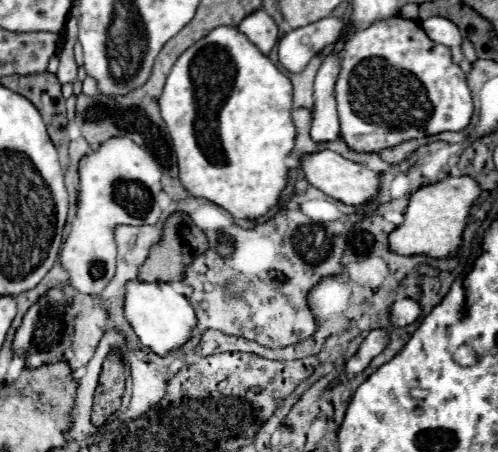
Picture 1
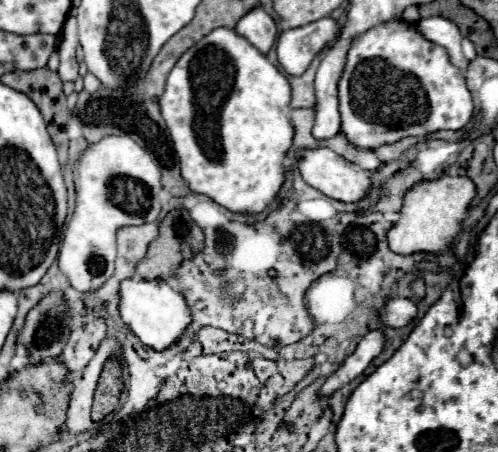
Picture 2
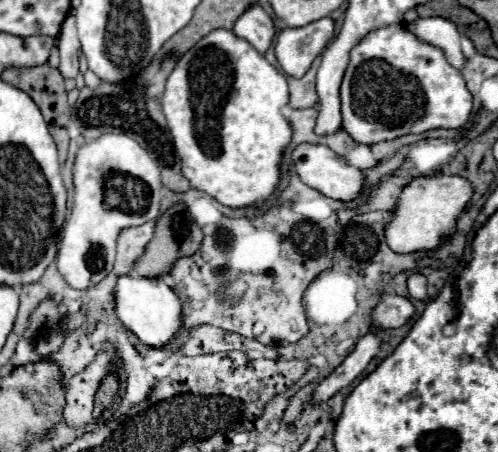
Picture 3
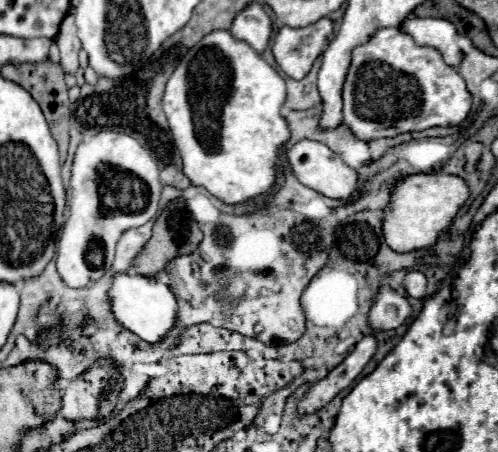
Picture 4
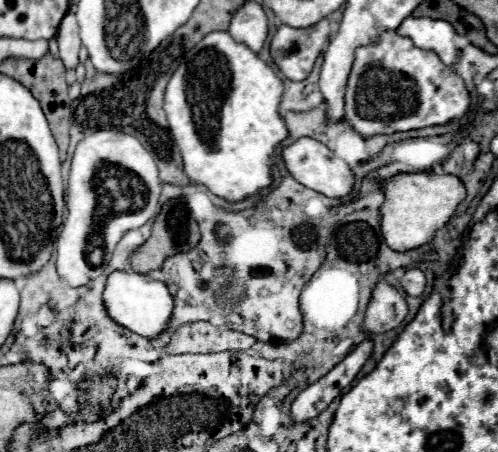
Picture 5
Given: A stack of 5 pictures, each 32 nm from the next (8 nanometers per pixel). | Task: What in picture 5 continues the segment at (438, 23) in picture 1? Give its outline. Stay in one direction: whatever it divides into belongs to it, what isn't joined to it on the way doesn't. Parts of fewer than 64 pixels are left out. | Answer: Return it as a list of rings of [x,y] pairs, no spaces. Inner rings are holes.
[[[408,16],[396,32],[400,36],[408,36],[418,48],[434,52],[446,66],[452,66],[456,60],[456,44],[454,44],[454,28],[446,20],[432,20],[432,18],[414,18]]]

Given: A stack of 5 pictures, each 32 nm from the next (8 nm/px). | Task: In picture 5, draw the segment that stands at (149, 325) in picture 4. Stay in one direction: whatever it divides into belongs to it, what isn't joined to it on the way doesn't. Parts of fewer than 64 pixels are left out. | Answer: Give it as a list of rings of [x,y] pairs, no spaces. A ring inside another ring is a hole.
[[[114,270],[112,274],[108,274],[102,298],[106,314],[114,322],[144,338],[154,338],[156,334],[160,334],[166,328],[168,316],[172,312],[172,296],[166,284],[150,278],[148,274],[138,274],[132,270]]]

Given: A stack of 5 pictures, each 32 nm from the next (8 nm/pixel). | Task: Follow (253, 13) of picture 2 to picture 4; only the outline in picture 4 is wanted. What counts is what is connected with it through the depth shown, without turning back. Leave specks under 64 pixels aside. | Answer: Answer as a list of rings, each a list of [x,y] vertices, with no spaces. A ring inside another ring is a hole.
[[[250,2],[232,22],[230,34],[236,40],[242,40],[250,44],[256,52],[262,52],[270,40],[272,28],[270,28],[270,18],[264,12],[264,8],[256,2]]]

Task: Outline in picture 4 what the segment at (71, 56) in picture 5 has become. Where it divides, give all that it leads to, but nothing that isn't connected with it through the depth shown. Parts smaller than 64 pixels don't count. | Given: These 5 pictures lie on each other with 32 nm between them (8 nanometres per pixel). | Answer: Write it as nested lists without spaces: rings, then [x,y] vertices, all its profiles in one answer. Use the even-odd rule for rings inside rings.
[[[66,14],[66,18],[62,20],[56,42],[60,46],[60,64],[62,64],[64,72],[76,72],[78,70],[78,52],[82,46],[80,46],[80,38],[78,38],[78,28],[74,24],[74,14]]]

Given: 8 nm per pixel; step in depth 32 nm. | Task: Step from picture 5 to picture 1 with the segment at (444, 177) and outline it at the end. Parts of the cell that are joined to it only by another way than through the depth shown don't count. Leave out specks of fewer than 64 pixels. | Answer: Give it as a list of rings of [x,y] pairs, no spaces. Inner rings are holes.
[[[470,176],[444,178],[434,184],[424,184],[410,194],[408,206],[404,210],[404,222],[396,226],[388,240],[390,250],[396,254],[426,254],[432,258],[454,256],[460,250],[460,236],[468,222],[468,212],[472,202],[480,196],[480,186]]]

